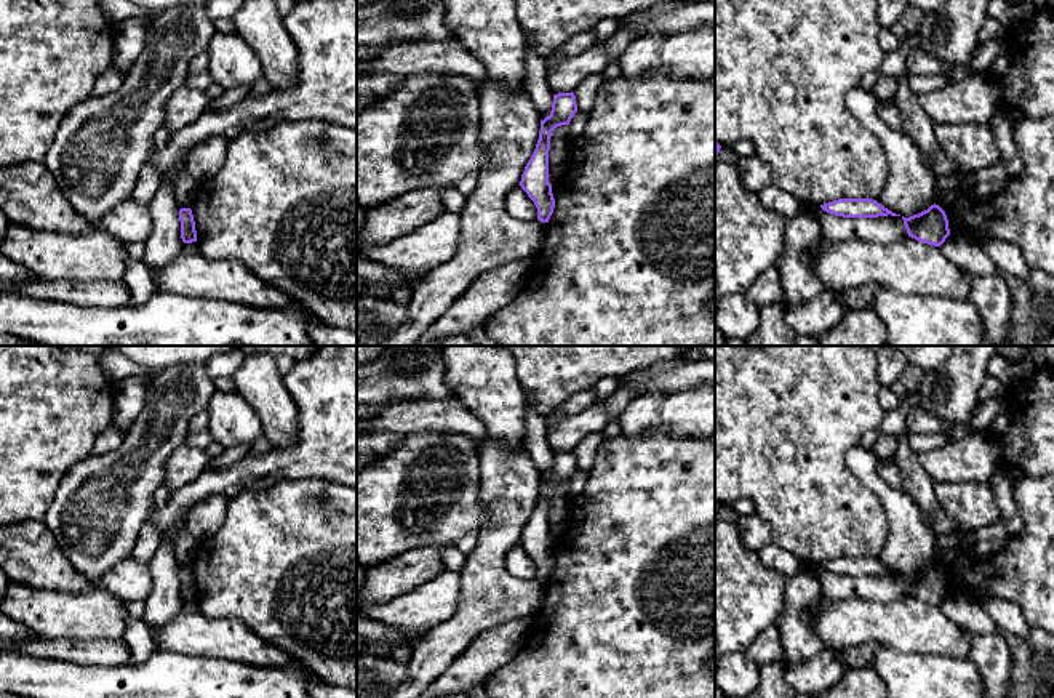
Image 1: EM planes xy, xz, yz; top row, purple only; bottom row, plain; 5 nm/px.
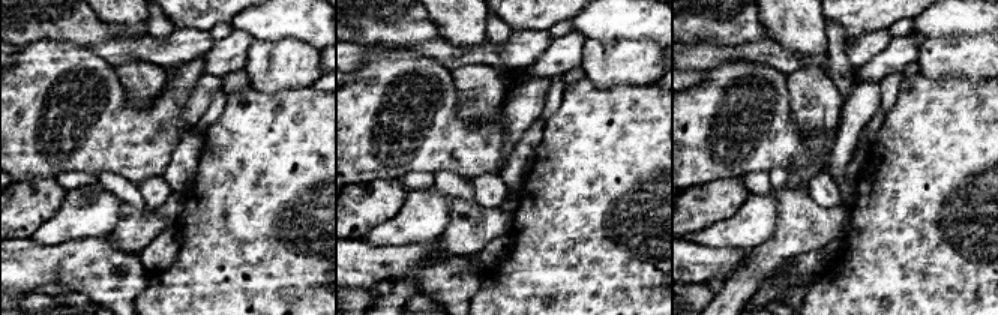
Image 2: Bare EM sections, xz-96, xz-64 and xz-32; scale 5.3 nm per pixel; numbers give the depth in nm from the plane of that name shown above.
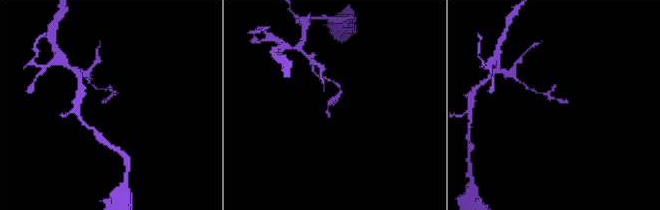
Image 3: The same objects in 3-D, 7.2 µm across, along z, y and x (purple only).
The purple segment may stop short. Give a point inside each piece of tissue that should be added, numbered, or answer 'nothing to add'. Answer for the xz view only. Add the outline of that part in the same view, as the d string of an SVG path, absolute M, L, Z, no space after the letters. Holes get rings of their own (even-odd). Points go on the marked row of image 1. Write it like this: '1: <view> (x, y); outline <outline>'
nothing to add

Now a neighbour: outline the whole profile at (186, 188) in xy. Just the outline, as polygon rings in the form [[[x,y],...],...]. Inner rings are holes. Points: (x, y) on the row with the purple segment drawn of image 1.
[[[189,168],[182,170],[178,174],[174,186],[176,186],[174,197],[176,197],[178,207],[190,208],[197,192],[197,183],[192,179]]]

